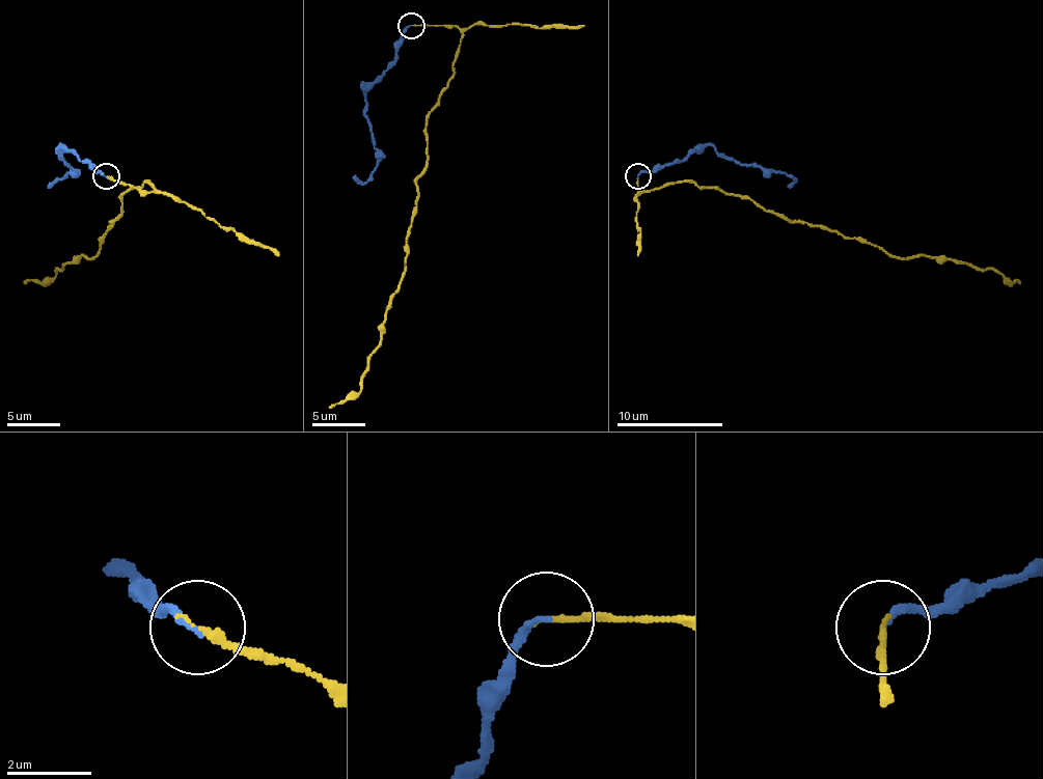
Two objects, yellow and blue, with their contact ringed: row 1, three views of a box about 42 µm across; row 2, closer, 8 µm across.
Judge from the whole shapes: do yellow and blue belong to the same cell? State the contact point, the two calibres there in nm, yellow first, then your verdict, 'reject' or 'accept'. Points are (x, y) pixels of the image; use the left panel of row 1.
(106, 175) | 150/150 nm | reject

